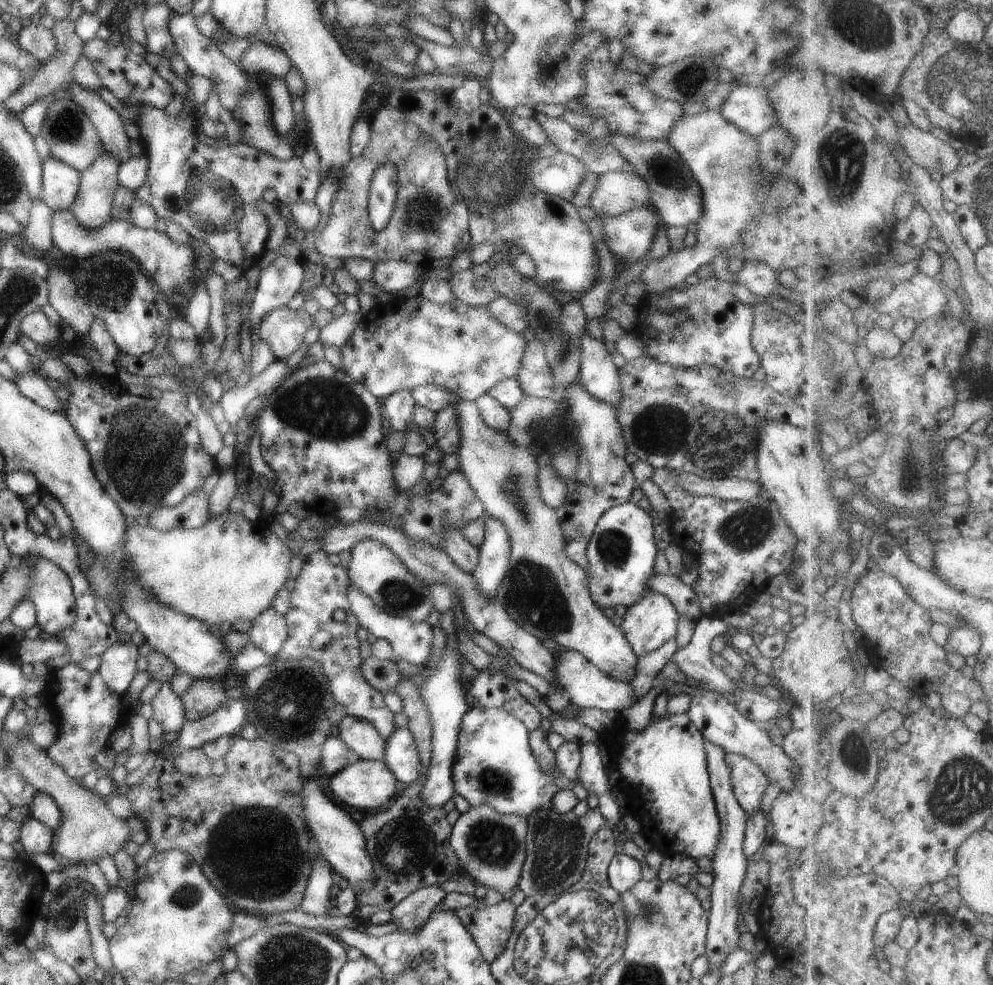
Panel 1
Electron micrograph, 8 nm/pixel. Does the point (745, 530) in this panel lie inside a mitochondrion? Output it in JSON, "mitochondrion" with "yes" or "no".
{"mitochondrion":"yes"}

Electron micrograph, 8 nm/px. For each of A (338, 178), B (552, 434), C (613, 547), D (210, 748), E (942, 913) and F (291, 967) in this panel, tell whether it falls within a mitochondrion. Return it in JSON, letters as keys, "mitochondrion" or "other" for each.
{"A":"other","B":"mitochondrion","C":"mitochondrion","D":"other","E":"other","F":"mitochondrion"}

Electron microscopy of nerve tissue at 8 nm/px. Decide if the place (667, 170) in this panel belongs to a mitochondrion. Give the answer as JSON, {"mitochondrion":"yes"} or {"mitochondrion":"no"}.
{"mitochondrion":"yes"}

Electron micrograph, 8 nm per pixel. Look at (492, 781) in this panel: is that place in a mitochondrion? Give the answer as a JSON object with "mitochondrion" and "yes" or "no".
{"mitochondrion":"yes"}

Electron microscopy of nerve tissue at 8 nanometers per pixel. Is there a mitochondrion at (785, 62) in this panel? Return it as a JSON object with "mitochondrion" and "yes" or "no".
{"mitochondrion":"no"}

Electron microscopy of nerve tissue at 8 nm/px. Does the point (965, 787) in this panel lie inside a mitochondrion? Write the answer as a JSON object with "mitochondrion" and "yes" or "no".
{"mitochondrion":"yes"}

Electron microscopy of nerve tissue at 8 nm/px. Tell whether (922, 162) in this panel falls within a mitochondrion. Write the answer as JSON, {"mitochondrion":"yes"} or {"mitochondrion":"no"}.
{"mitochondrion":"no"}

